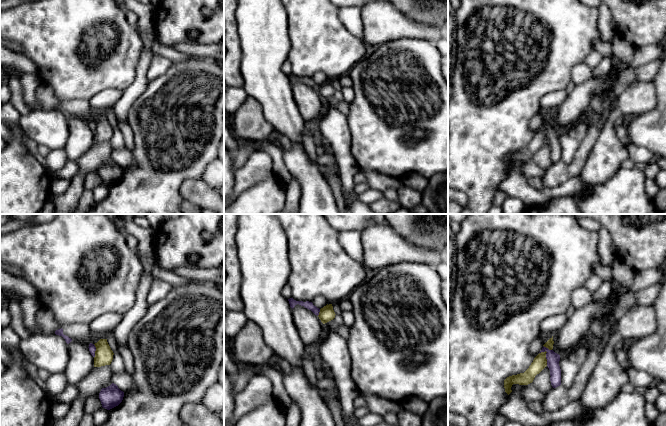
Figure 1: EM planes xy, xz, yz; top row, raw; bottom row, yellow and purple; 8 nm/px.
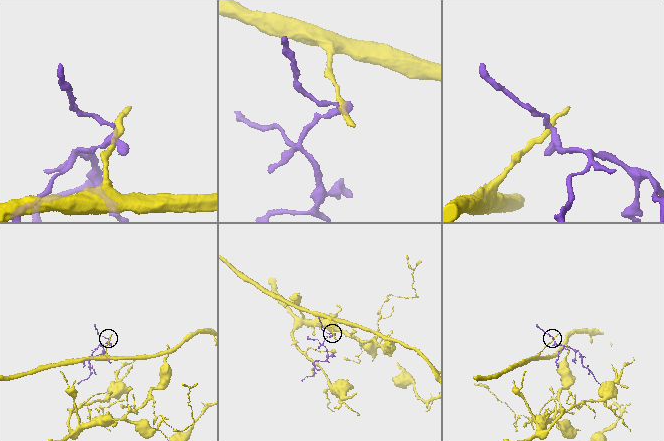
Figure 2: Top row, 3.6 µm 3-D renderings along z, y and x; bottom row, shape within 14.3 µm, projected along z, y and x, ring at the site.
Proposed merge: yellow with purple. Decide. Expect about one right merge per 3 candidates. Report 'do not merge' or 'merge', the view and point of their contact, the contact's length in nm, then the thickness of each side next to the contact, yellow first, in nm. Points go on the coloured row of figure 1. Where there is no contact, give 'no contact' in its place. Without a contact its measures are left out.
do not merge | yz (545, 356) | 130 nm | 110/100 nm

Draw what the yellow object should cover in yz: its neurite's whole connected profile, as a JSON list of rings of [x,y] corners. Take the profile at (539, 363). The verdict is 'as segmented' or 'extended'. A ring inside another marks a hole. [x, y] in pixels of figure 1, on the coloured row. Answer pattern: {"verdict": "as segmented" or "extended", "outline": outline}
{"verdict": "as segmented", "outline": [[[546,351],[539,353],[524,373],[509,376],[504,380],[505,392],[508,395],[512,392],[513,384],[528,385],[533,382],[535,376],[547,366],[546,353]]]}

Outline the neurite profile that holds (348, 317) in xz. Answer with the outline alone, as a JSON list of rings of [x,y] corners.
[[[342,311],[342,318],[343,318],[343,324],[347,327],[351,327],[355,321],[355,316],[353,314],[353,311]]]

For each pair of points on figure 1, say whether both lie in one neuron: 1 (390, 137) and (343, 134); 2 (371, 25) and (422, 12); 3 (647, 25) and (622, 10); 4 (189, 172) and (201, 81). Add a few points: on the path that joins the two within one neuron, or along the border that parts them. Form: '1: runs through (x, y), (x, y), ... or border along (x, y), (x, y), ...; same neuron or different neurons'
1: border along (345, 116), (350, 134), (350, 153), (353, 157); different neurons
2: border along (398, 10), (414, 20), (430, 25); different neurons
3: runs through (641, 19), (632, 10), (628, 10); same neuron
4: runs through (184, 149), (184, 114), (192, 104); same neuron

